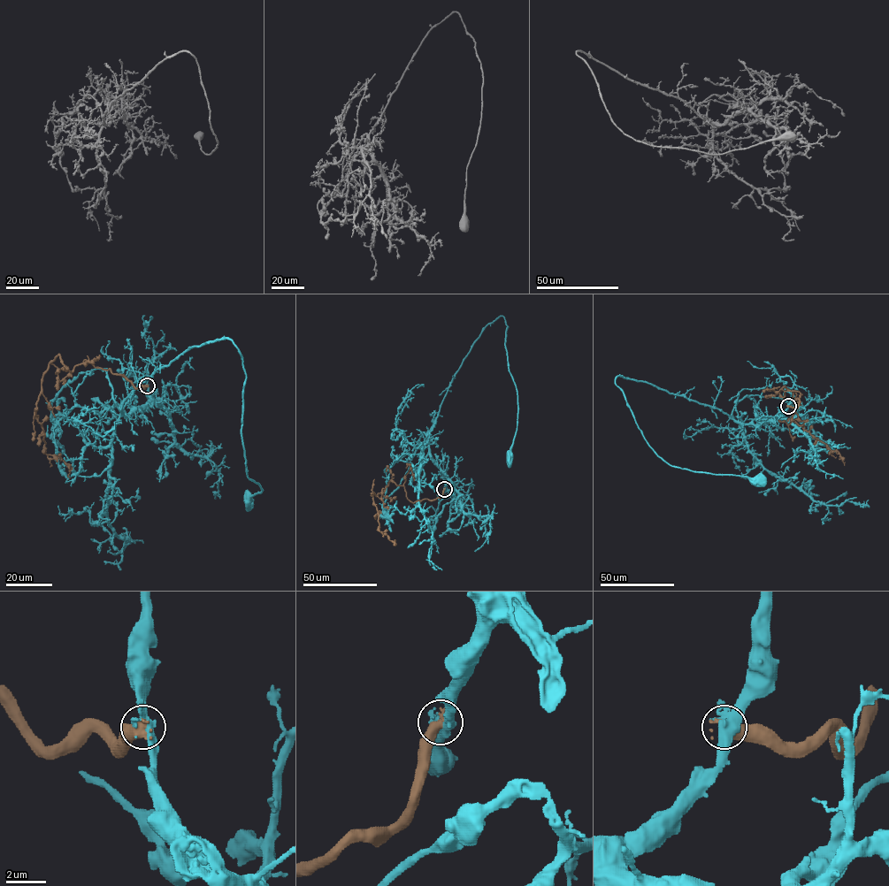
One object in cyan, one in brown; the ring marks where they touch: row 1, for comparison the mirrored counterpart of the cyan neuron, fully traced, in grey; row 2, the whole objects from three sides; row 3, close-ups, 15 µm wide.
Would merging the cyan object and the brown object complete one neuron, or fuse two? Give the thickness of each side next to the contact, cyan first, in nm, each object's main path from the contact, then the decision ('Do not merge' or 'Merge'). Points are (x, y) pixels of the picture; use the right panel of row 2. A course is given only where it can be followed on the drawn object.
Thickness 440 nm (cyan) against 400 nm. Course of cyan: (788, 406), (757, 424), (742, 423), (645, 381), (615, 379), (644, 439), (666, 462), (757, 480). Course of brown: (788, 406), (797, 408), (801, 394), (782, 397), (785, 386), (793, 393), (793, 420), (844, 465). Do not merge

